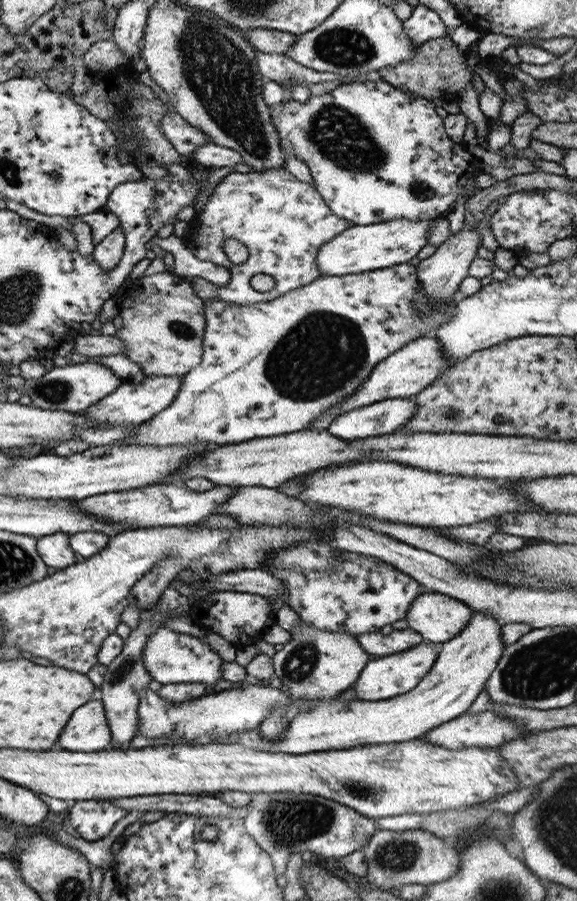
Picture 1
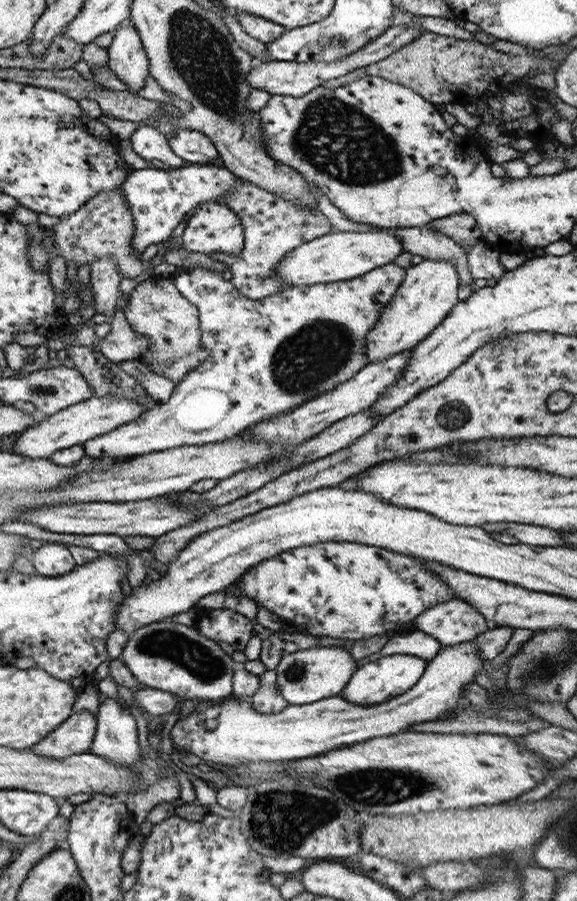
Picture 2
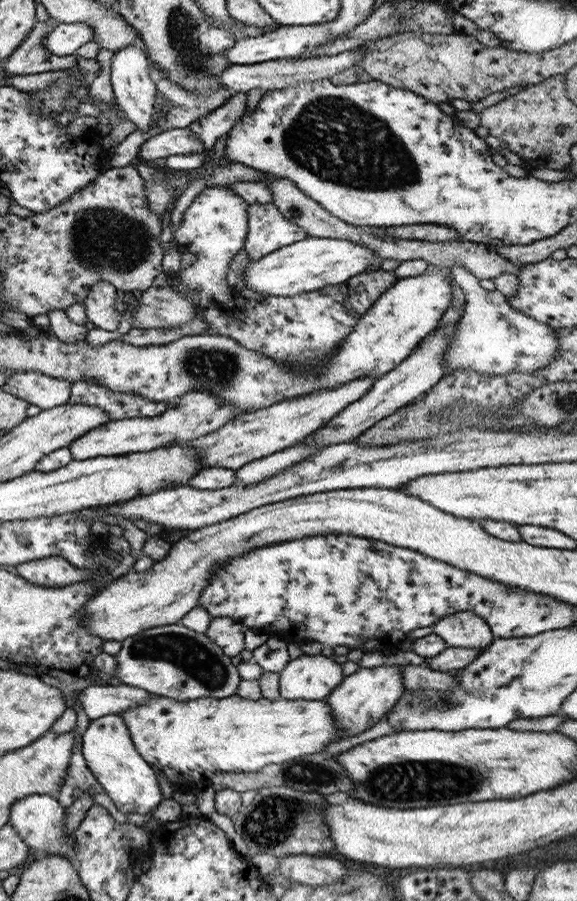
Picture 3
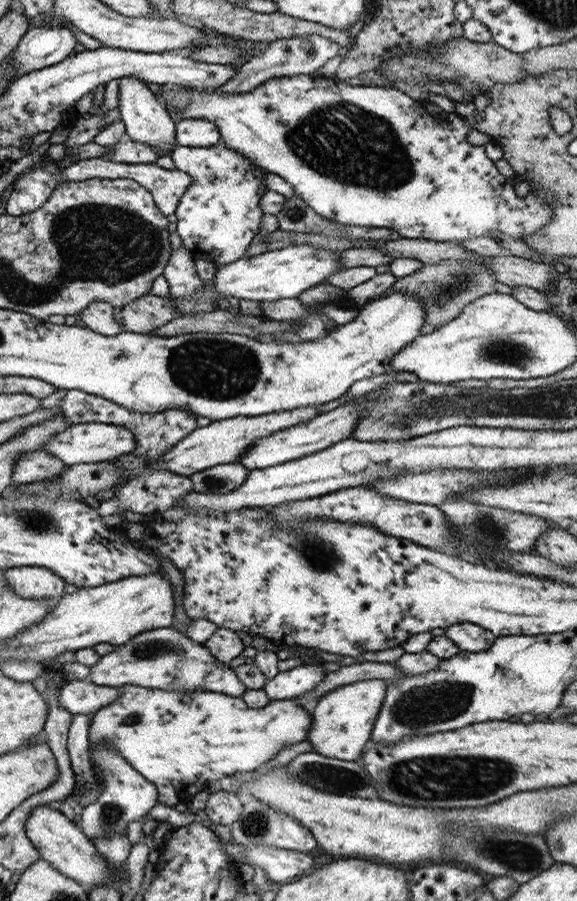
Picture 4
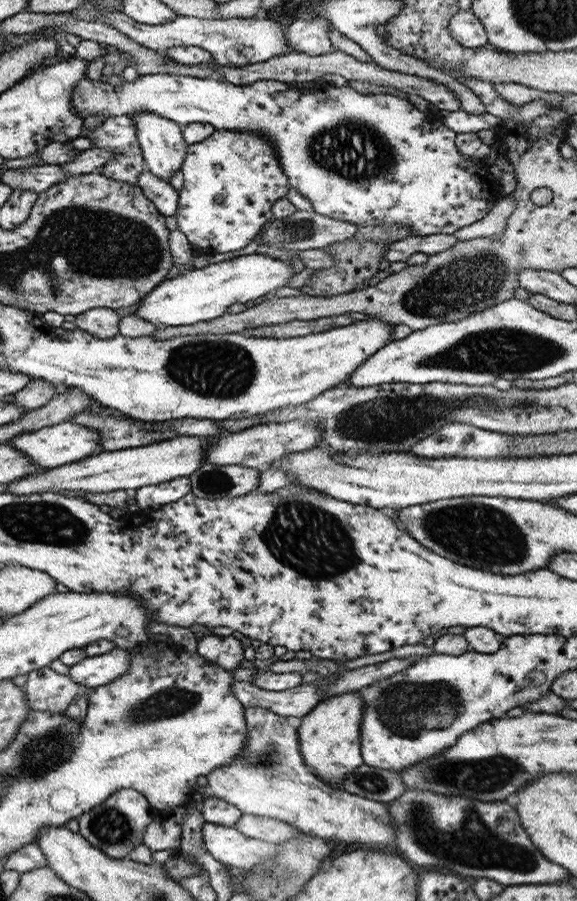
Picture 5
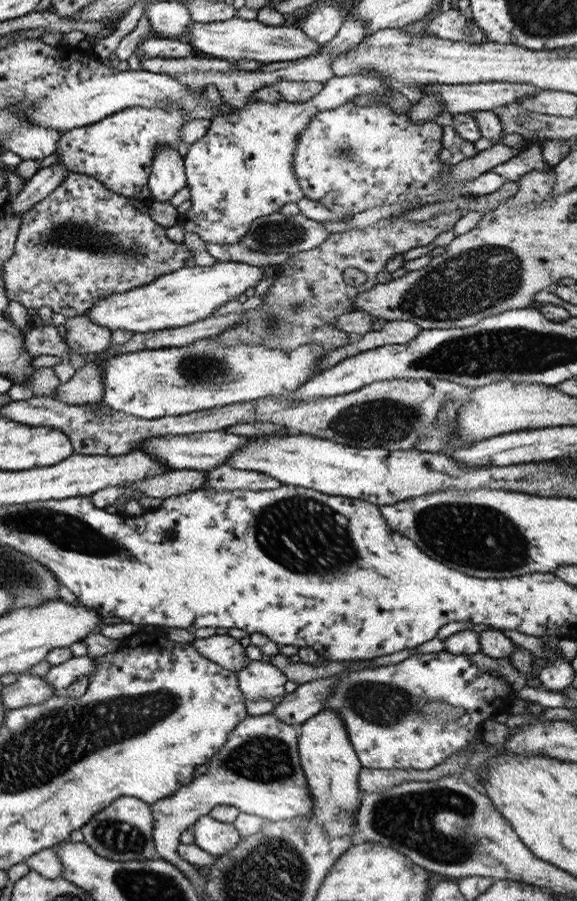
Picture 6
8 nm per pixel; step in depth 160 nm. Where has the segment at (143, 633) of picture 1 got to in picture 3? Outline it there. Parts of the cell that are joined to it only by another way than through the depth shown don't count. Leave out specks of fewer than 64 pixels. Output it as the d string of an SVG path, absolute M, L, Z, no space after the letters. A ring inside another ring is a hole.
M119 715L90 719L82 734L81 754L105 794L124 814L150 813L163 799L154 770L139 756Z

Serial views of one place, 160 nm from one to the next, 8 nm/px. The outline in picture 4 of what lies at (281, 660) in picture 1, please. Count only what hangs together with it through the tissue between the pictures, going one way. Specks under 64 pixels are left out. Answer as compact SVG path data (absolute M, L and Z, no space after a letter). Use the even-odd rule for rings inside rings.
M303 661L296 667L278 672L273 679L265 682L262 690L271 701L294 698L313 691L325 674L321 663Z

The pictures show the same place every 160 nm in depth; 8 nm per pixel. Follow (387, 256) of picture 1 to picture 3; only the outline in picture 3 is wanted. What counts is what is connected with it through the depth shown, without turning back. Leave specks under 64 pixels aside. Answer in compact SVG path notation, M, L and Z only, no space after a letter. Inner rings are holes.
M303 237L303 240L282 246L263 258L249 261L244 268L245 287L263 296L292 297L322 286L338 285L363 273L377 261L376 254L366 246L336 238Z

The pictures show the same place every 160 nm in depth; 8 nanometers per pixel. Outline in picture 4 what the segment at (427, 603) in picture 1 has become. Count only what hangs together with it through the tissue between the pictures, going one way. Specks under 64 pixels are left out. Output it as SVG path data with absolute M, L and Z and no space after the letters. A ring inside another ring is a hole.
M469 622L457 623L444 627L444 635L460 651L479 652L487 650L496 639L488 630Z

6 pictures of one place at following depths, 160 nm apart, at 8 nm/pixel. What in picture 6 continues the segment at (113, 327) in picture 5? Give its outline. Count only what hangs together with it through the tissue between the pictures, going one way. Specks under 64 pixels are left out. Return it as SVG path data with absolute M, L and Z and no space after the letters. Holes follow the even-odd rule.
M87 315L67 318L63 326L66 330L63 339L70 354L98 355L110 346L112 331L95 324Z

